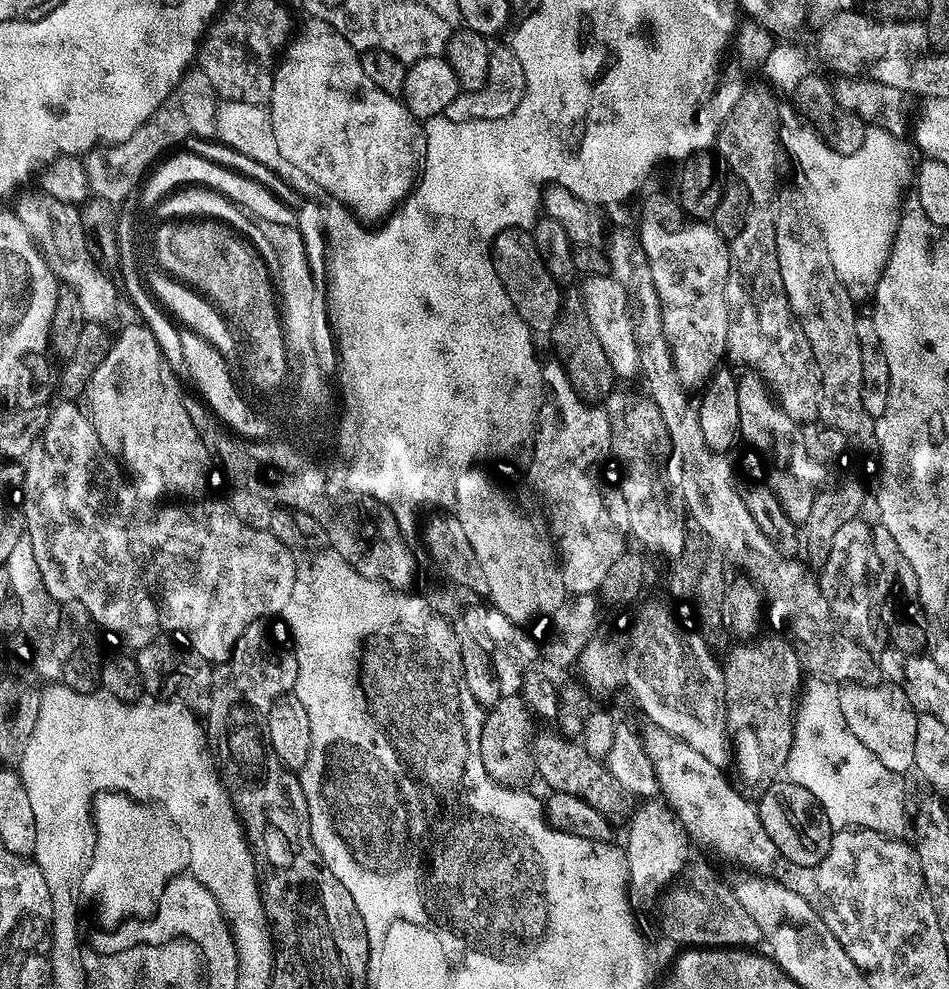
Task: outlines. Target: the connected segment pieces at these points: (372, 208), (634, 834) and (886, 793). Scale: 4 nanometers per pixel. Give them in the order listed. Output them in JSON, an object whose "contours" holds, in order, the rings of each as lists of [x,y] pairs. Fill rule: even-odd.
{"contours":[[[[308,18],[305,21],[305,24],[301,28],[299,25],[298,28],[301,36],[296,34],[289,39],[272,74],[272,93],[266,107],[268,122],[271,124],[272,133],[274,134],[274,142],[278,146],[278,154],[282,154],[282,158],[287,158],[293,166],[298,166],[300,170],[303,170],[306,178],[318,182],[318,186],[322,186],[328,191],[331,199],[348,204],[359,217],[372,218],[386,209],[386,211],[389,211],[392,207],[395,207],[415,185],[418,179],[418,169],[422,164],[421,125],[415,119],[409,117],[408,108],[404,103],[394,102],[392,96],[378,90],[378,86],[374,86],[374,82],[370,82],[370,78],[366,78],[366,70],[362,70],[360,65],[360,56],[356,49],[350,46],[350,42],[346,42],[346,38],[342,38],[342,34],[334,32],[330,25],[321,20]]],[[[656,800],[641,803],[641,808],[637,812],[635,809],[627,821],[628,844],[623,845],[624,861],[628,864],[628,898],[636,906],[654,903],[656,895],[660,891],[661,895],[685,871],[690,860],[690,837],[684,825],[667,803],[658,803]]],[[[809,679],[803,685],[802,695],[798,700],[796,710],[796,725],[794,726],[794,742],[790,746],[790,758],[784,767],[787,779],[792,783],[802,786],[802,790],[810,790],[810,794],[824,811],[824,817],[836,830],[874,830],[881,832],[883,836],[900,838],[906,832],[906,820],[900,817],[900,788],[895,784],[894,774],[874,758],[850,734],[842,718],[840,709],[840,688],[826,681]]]]}

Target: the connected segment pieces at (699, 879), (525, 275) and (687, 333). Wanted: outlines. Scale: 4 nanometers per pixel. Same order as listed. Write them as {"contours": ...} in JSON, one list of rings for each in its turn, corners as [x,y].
{"contours":[[[[695,860],[691,861],[686,875],[667,889],[668,901],[660,918],[661,930],[674,943],[684,944],[680,946],[748,950],[761,943],[758,922],[754,922],[754,918],[750,918],[749,912],[742,907],[742,902],[734,898],[731,887],[720,881],[719,874],[710,865]]],[[[511,228],[500,232],[492,243],[492,265],[506,294],[510,294],[510,302],[514,302],[518,314],[522,314],[533,333],[551,333],[560,313],[562,288],[550,274],[550,270],[546,270],[546,262],[542,262],[538,246],[534,246],[531,231]]],[[[652,200],[645,206],[640,220],[638,244],[648,259],[654,290],[658,290],[662,306],[662,330],[672,351],[674,366],[680,381],[686,386],[693,386],[696,383],[699,385],[711,373],[714,363],[719,361],[720,355],[725,355],[728,347],[728,311],[724,287],[728,277],[729,241],[719,236],[711,223],[689,222],[679,207],[669,200]]]]}

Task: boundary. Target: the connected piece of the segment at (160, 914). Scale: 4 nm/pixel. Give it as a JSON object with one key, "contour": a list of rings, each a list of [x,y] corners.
{"contour":[[[179,874],[169,880],[151,916],[125,920],[117,927],[120,936],[100,936],[100,940],[96,940],[96,944],[90,948],[91,952],[100,956],[116,957],[130,944],[140,950],[158,948],[162,944],[184,946],[194,942],[202,960],[208,966],[208,956],[228,956],[228,948],[236,945],[232,937],[232,927],[228,925],[214,894],[210,894],[210,890],[206,890],[206,886],[202,886],[202,882],[195,880],[191,874]]]}

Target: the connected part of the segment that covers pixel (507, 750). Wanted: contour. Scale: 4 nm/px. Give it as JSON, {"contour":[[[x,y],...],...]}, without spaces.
{"contour":[[[501,695],[495,704],[487,709],[484,724],[480,727],[480,753],[482,766],[486,766],[486,774],[492,780],[505,786],[521,786],[528,779],[533,779],[534,765],[532,762],[532,722],[530,709],[524,703],[523,695]]]}

